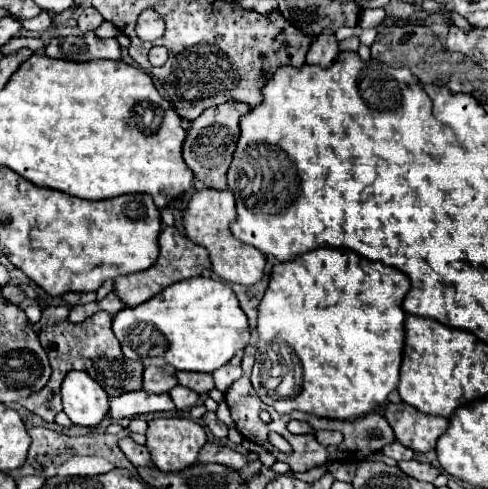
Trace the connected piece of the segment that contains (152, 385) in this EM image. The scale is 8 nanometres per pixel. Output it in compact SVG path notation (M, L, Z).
M162 366L162 368L146 368L144 370L144 390L150 394L162 394L168 392L172 386L176 386L172 366Z

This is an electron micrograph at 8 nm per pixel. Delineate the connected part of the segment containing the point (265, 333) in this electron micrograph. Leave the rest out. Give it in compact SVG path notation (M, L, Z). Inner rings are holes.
M318 248L312 250L308 254L302 254L300 258L292 260L292 262L280 262L272 268L270 274L270 284L268 290L258 306L258 334L260 334L260 342L258 342L258 352L256 352L256 362L254 362L254 370L252 370L252 386L256 390L256 394L260 396L260 400L268 406L272 406L274 410L278 410L280 414L292 414L292 412L306 412L312 416L320 416L320 418L338 418L338 420L350 420L350 418L360 418L370 414L372 410L376 410L378 406L384 406L388 402L388 394L392 390L396 390L398 386L398 374L400 374L400 366L402 366L402 350L406 344L406 336L404 336L404 322L406 322L406 314L402 310L402 302L404 296L410 292L410 280L396 268L386 266L382 262L374 262L368 260L352 250L340 250L340 248Z

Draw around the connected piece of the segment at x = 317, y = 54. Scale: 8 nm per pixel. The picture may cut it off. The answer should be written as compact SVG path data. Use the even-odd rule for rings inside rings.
M320 34L320 40L312 42L308 56L306 56L306 64L310 66L320 66L320 68L328 68L338 60L340 48L338 48L338 40L334 34Z

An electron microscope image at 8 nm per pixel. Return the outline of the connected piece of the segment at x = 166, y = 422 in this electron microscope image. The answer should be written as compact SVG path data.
M156 418L148 424L146 438L148 438L146 446L150 450L152 462L162 472L178 472L182 468L192 466L198 460L198 452L208 442L204 428L198 422L190 420L190 418Z

